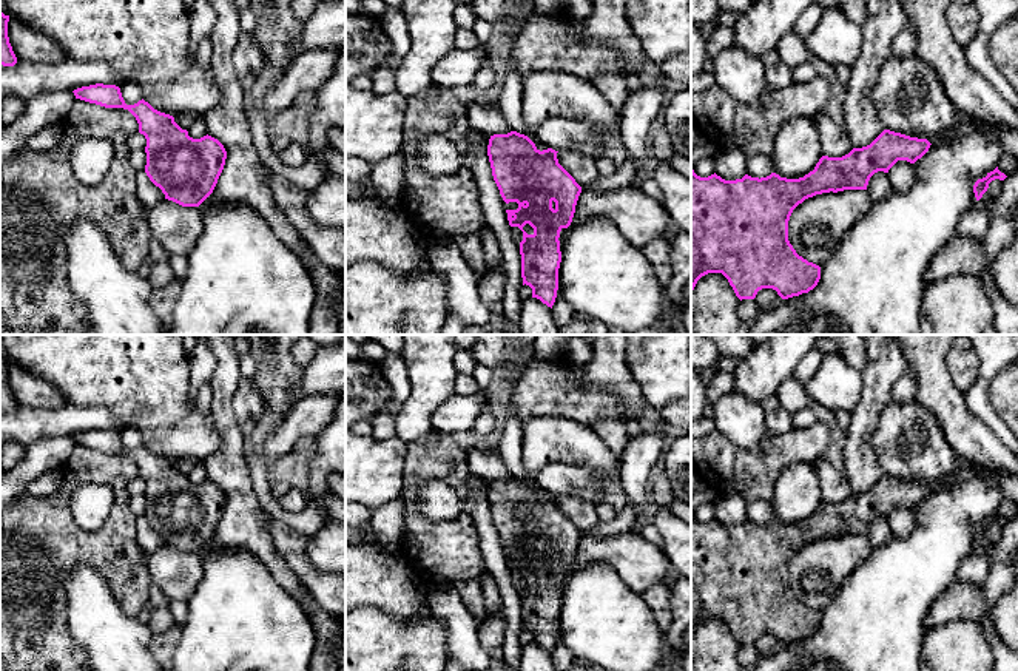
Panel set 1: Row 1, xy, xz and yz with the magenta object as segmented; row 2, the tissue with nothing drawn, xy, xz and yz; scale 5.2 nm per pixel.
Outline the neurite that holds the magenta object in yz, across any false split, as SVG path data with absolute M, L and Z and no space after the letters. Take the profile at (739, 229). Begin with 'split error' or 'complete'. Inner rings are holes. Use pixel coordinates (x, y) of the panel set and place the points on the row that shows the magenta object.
complete; M884 130L870 145L853 148L842 157L822 156L814 170L799 179L787 179L771 173L760 179L745 174L742 179L725 180L716 173L700 177L691 170L691 292L702 276L722 273L740 301L754 299L762 288L776 290L782 299L808 293L821 279L821 267L799 256L788 241L788 221L793 210L816 194L867 190L868 180L875 173L888 173L898 160L915 164L929 151L930 145L927 139Z

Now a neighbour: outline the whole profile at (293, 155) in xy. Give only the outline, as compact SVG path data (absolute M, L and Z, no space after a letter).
M290 140L290 143L279 153L279 159L285 167L299 168L305 164L308 157L308 150L305 150L298 142Z

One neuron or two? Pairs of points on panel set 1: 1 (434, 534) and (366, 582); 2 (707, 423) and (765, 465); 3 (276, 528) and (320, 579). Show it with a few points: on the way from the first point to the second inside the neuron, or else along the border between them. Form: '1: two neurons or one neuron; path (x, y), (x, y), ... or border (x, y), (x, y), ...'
1: two neurons; border (401, 556), (414, 574)
2: two neurons; border (714, 428), (707, 435)
3: one neuron; path (289, 542), (296, 559), (306, 568)

